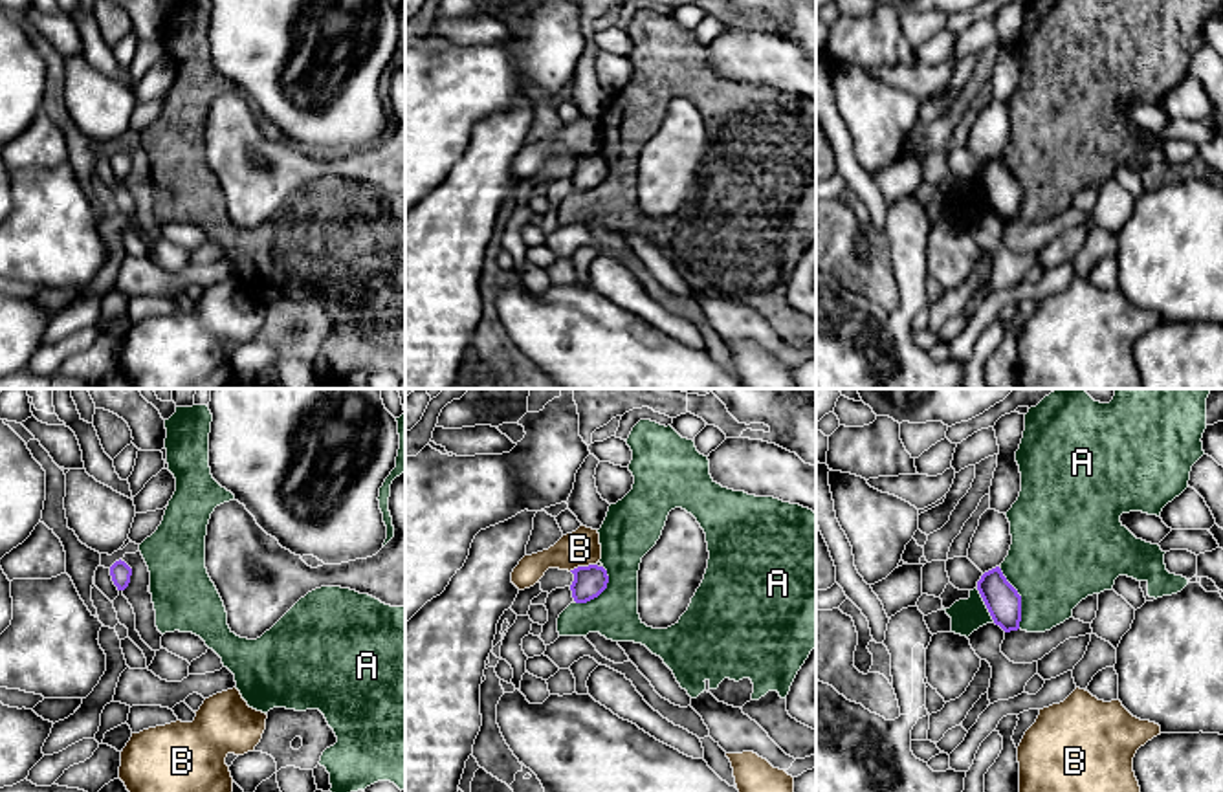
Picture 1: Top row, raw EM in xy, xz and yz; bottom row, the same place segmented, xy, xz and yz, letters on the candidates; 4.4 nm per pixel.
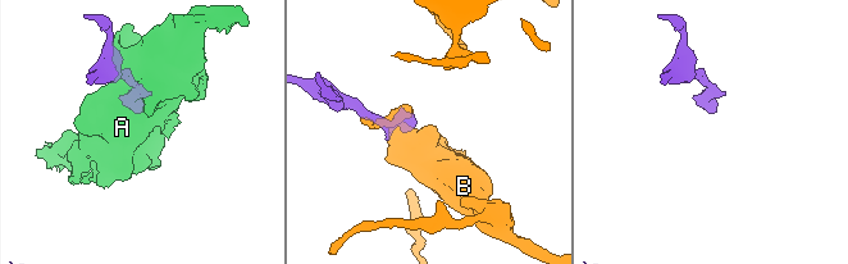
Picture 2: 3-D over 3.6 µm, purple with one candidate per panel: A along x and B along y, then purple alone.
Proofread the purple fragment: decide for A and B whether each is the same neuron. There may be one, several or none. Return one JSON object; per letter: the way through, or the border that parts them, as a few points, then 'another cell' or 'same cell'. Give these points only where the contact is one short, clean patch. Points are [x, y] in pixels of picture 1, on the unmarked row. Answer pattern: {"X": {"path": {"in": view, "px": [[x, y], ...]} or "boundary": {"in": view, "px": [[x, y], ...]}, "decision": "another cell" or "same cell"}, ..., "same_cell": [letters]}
{"A": {"boundary": {"in": "yz", "px": [[998, 156], [1020, 186], [1020, 217]]}, "decision": "another cell"}, "B": {"decision": "another cell"}, "same_cell": []}

